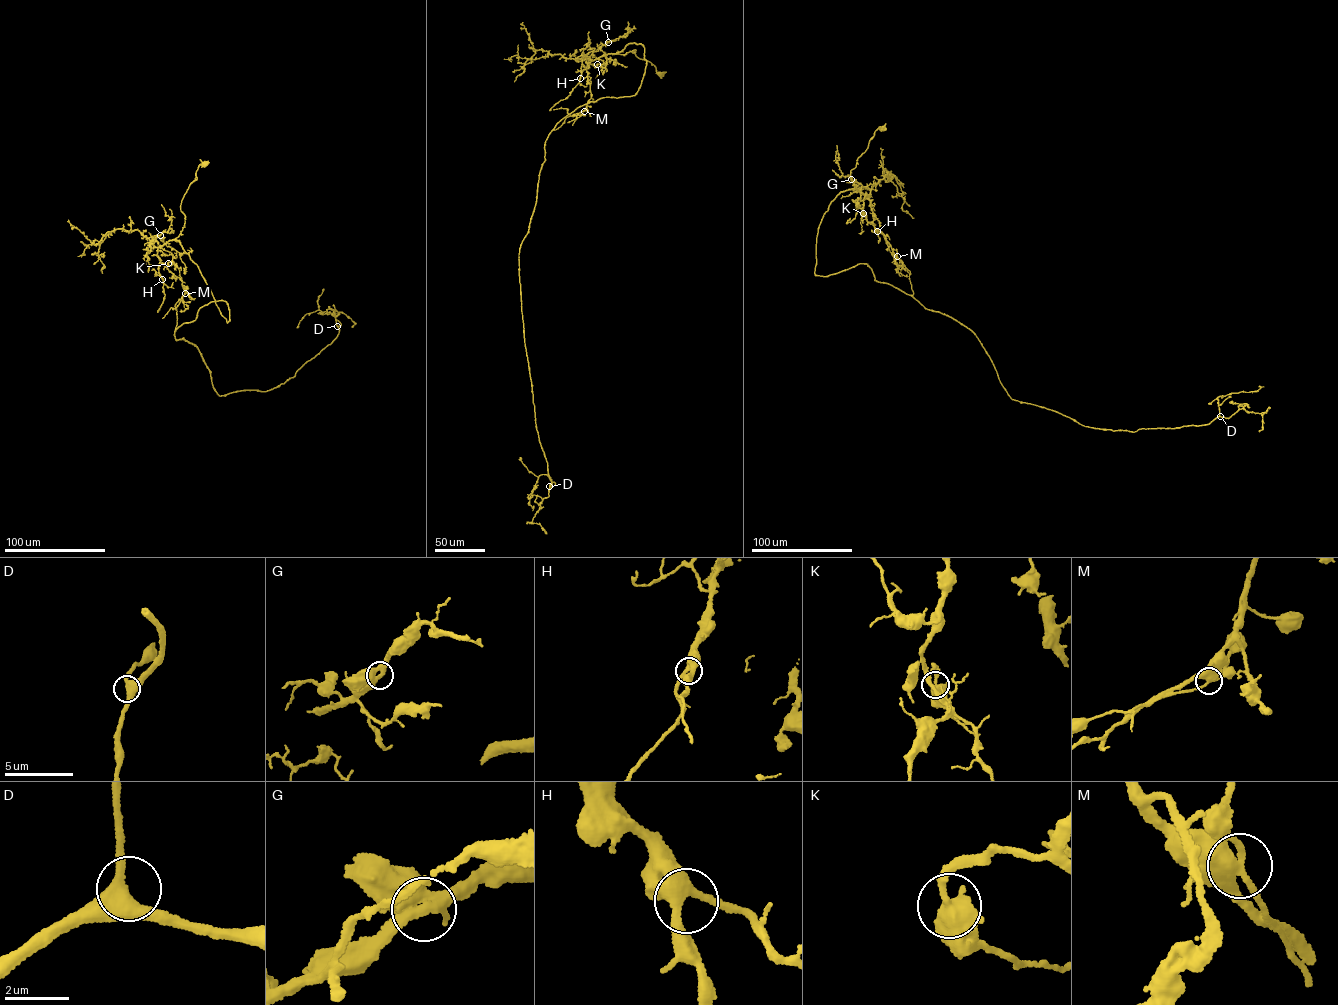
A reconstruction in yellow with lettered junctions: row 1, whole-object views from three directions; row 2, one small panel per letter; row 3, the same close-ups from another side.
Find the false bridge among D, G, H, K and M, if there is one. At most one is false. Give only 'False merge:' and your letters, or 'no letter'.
False merge: no letter

